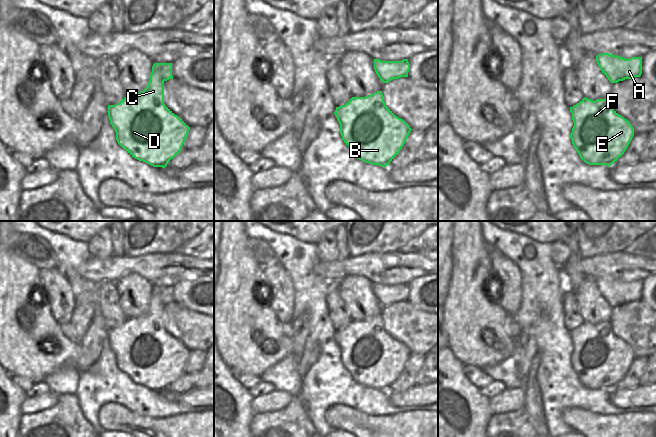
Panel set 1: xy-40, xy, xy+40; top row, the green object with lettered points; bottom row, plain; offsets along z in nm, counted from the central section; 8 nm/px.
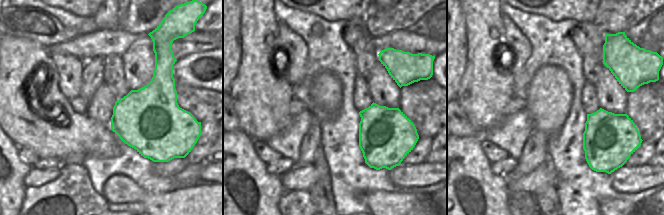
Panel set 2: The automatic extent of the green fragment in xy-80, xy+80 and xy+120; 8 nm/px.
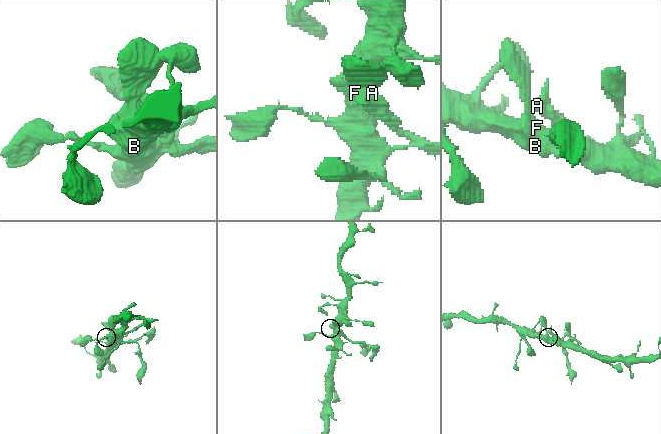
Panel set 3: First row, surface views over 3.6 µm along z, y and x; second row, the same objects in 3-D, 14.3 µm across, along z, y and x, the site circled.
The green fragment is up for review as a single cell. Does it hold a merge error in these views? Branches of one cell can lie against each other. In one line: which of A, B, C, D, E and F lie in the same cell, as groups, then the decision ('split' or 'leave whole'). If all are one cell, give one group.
groups A / B C D E F; split

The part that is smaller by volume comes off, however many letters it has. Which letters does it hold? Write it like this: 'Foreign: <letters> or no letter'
Foreign: A

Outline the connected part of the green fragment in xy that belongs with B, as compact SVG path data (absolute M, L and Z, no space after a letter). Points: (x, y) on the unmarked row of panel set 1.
M377 315L365 321L352 321L345 329L336 331L334 338L340 348L340 358L344 367L357 383L371 389L379 389L381 391L389 389L404 370L412 354L406 345L397 341L386 330L382 315Z

